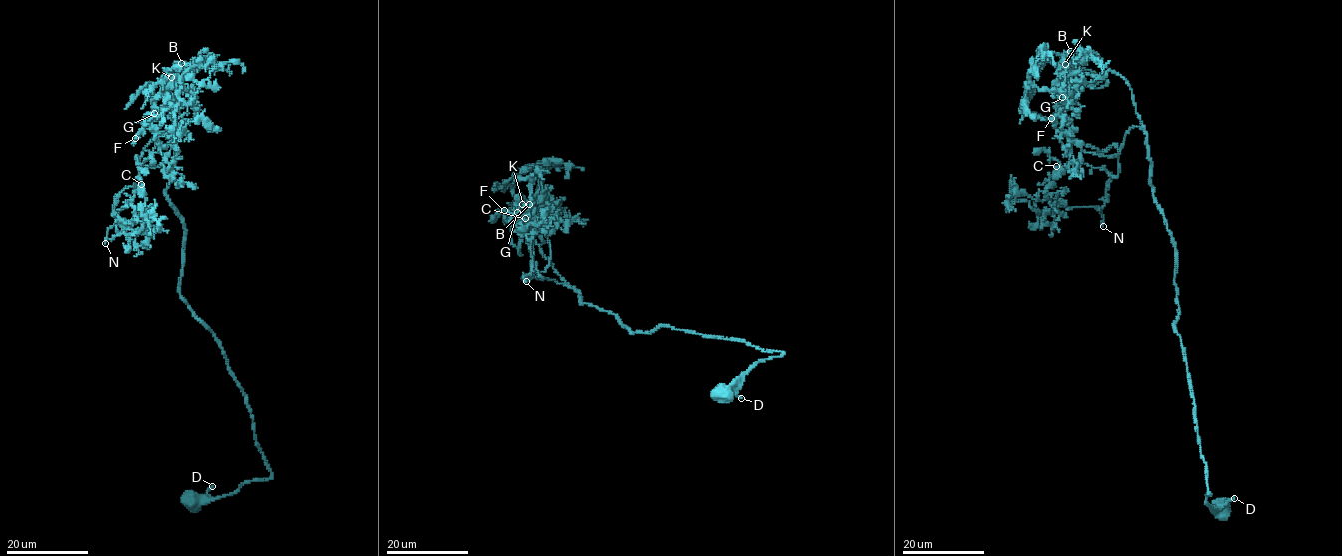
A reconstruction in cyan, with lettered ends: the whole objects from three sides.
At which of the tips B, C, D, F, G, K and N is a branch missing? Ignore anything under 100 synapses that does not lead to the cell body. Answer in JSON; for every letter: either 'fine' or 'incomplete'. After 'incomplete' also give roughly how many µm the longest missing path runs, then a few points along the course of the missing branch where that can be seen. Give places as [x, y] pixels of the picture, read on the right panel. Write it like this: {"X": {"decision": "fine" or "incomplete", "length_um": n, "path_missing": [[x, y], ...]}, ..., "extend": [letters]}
{"B": {"decision": "fine"}, "C": {"decision": "fine"}, "D": {"decision": "fine"}, "F": {"decision": "fine"}, "G": {"decision": "fine"}, "K": {"decision": "fine"}, "N": {"decision": "fine"}, "extend": []}

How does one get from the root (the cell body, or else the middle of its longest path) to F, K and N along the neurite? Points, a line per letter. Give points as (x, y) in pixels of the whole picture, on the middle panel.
F: (722, 392), (782, 352), (670, 326), (630, 331), (581, 303), (540, 250), (530, 211), (504, 210)
K: (722, 392), (782, 352), (670, 326), (630, 331), (581, 303), (540, 250), (522, 204)
N: (722, 392), (782, 352), (670, 326), (632, 332), (581, 303), (575, 288), (536, 271), (526, 281)

